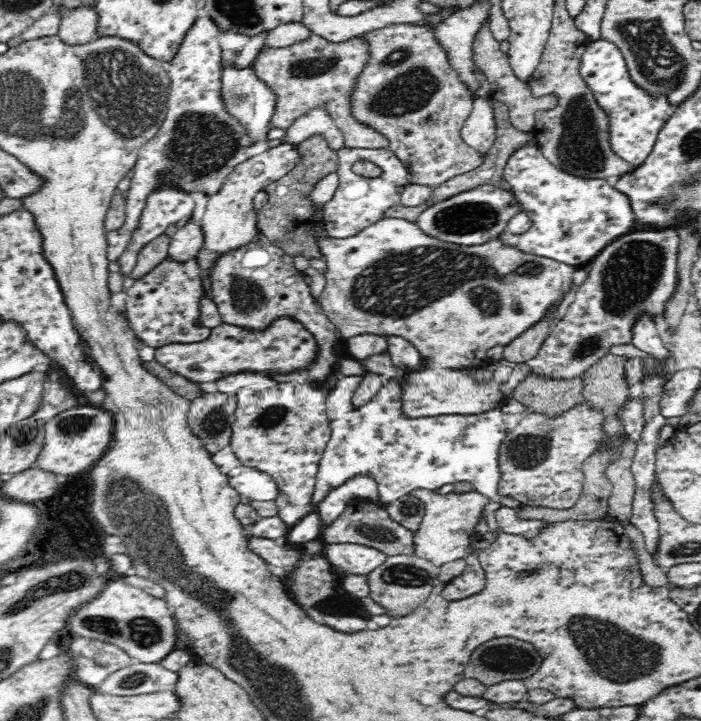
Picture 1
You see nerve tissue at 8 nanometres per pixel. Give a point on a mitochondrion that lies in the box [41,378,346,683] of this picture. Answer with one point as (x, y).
(144, 632)

